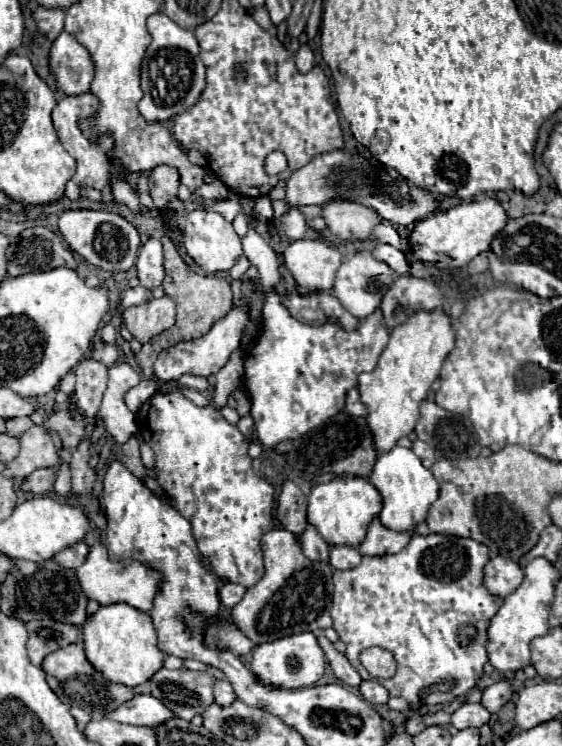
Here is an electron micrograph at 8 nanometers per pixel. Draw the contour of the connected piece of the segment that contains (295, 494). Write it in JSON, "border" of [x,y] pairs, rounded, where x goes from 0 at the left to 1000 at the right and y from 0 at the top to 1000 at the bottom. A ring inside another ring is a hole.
{"border":[[[509,643],[502,649],[491,692],[495,692],[498,702],[523,716],[534,716],[548,702],[548,697],[544,697],[544,662],[520,643]]]}

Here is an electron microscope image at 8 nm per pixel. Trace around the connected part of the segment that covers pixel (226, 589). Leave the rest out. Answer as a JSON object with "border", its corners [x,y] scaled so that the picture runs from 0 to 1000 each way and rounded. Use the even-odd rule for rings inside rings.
{"border":[[[399,780],[399,783],[391,786],[391,791],[388,791],[388,796],[391,796],[391,807],[395,807],[402,815],[420,812],[420,810],[431,804],[431,796],[434,796],[434,794],[438,794],[434,786],[427,786],[427,783],[413,783],[413,780]]]}

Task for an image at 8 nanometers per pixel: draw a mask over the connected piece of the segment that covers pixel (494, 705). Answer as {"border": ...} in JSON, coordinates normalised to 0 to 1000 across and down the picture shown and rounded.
{"border":[[[900,912],[883,914],[861,925],[858,946],[865,946],[872,954],[886,954],[900,941],[907,941],[911,930],[915,930],[915,922],[907,914],[900,914]]]}

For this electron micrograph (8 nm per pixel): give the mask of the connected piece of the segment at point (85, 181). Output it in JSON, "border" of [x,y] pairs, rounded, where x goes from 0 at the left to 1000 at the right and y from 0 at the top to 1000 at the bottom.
{"border":[[[160,123],[157,126],[142,126],[142,129],[121,129],[121,131],[107,134],[100,139],[100,145],[93,147],[93,164],[96,164],[96,172],[103,177],[103,185],[107,185],[110,196],[139,217],[139,225],[135,225],[135,233],[128,236],[128,241],[139,249],[160,249],[160,252],[181,255],[185,249],[196,247],[196,236],[199,236],[199,220],[196,220],[192,204],[203,196],[203,182],[189,177],[178,190],[167,190],[167,188],[153,185],[153,180],[146,180],[146,172],[139,169],[146,161],[167,155],[171,150],[174,150],[174,131],[167,131]]]}

